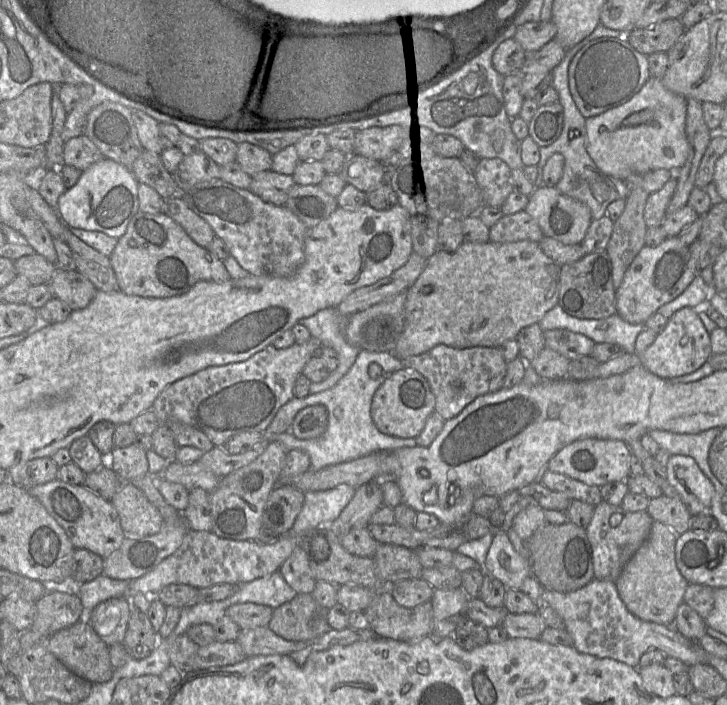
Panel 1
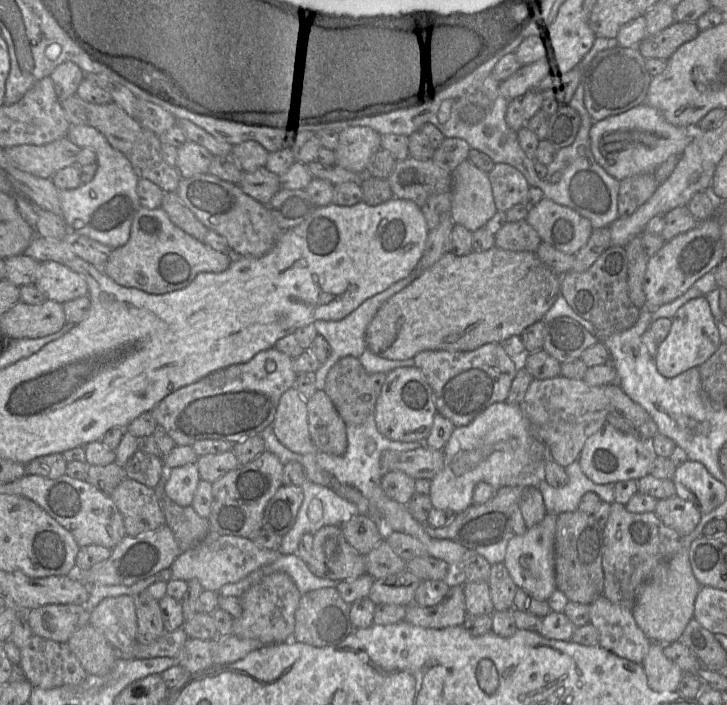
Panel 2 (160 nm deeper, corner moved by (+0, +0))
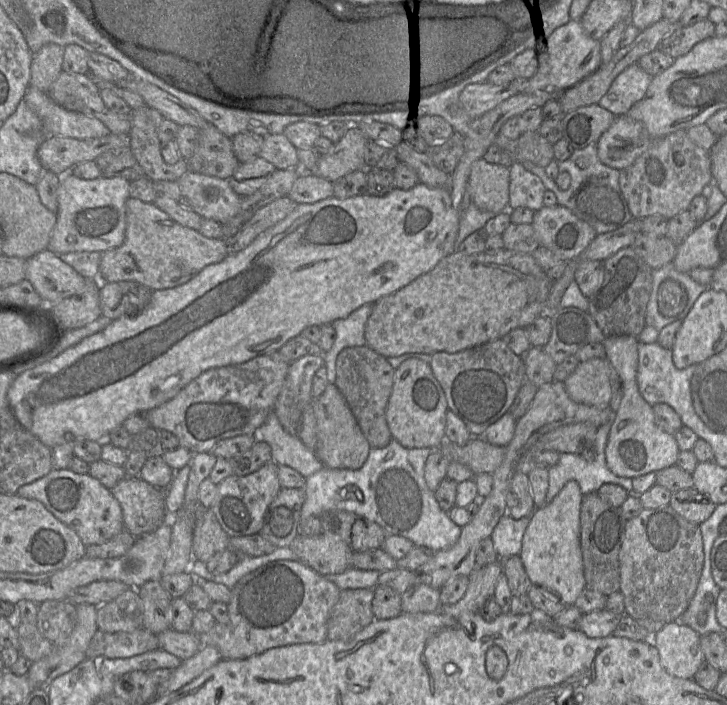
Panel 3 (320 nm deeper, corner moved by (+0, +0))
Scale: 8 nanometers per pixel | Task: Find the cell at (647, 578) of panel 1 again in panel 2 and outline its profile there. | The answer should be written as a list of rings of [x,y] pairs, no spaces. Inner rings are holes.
[[[682,537],[681,549],[668,562],[659,565],[652,577],[641,586],[631,610],[637,625],[653,642],[672,644],[679,641],[687,624],[694,618],[695,600],[702,586],[693,574],[689,547],[690,544]]]

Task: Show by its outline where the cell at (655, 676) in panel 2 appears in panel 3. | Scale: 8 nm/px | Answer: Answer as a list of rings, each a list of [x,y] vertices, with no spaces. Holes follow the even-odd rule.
[[[678,620],[655,632],[651,642],[659,652],[664,669],[675,677],[693,679],[705,661],[700,646],[700,635]]]

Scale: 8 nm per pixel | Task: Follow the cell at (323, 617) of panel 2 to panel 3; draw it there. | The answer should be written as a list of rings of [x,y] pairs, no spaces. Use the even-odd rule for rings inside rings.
[[[374,589],[341,590],[327,622],[327,640],[348,640],[374,620]]]

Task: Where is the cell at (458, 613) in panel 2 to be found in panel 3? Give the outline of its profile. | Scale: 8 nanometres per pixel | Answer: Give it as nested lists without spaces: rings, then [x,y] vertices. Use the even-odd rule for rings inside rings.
[[[502,561],[474,569],[469,575],[469,583],[464,596],[455,604],[442,605],[438,611],[444,615],[458,617],[467,613],[479,613],[486,600],[492,597],[496,583],[502,575]]]

